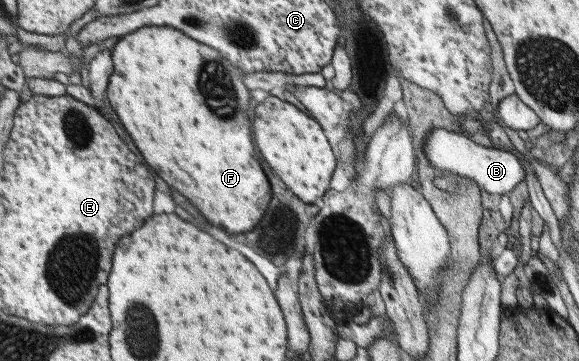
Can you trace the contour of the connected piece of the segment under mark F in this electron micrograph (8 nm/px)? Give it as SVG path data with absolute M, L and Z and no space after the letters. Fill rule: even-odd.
M143 27L143 31L125 35L116 43L117 47L114 45L112 50L115 73L109 83L109 101L133 135L147 163L173 189L189 197L213 225L229 227L229 233L251 231L267 207L269 185L251 145L251 91L243 81L245 72L224 59L217 49L187 37L173 27ZM230 107L237 107L233 117L229 117L232 114Z

